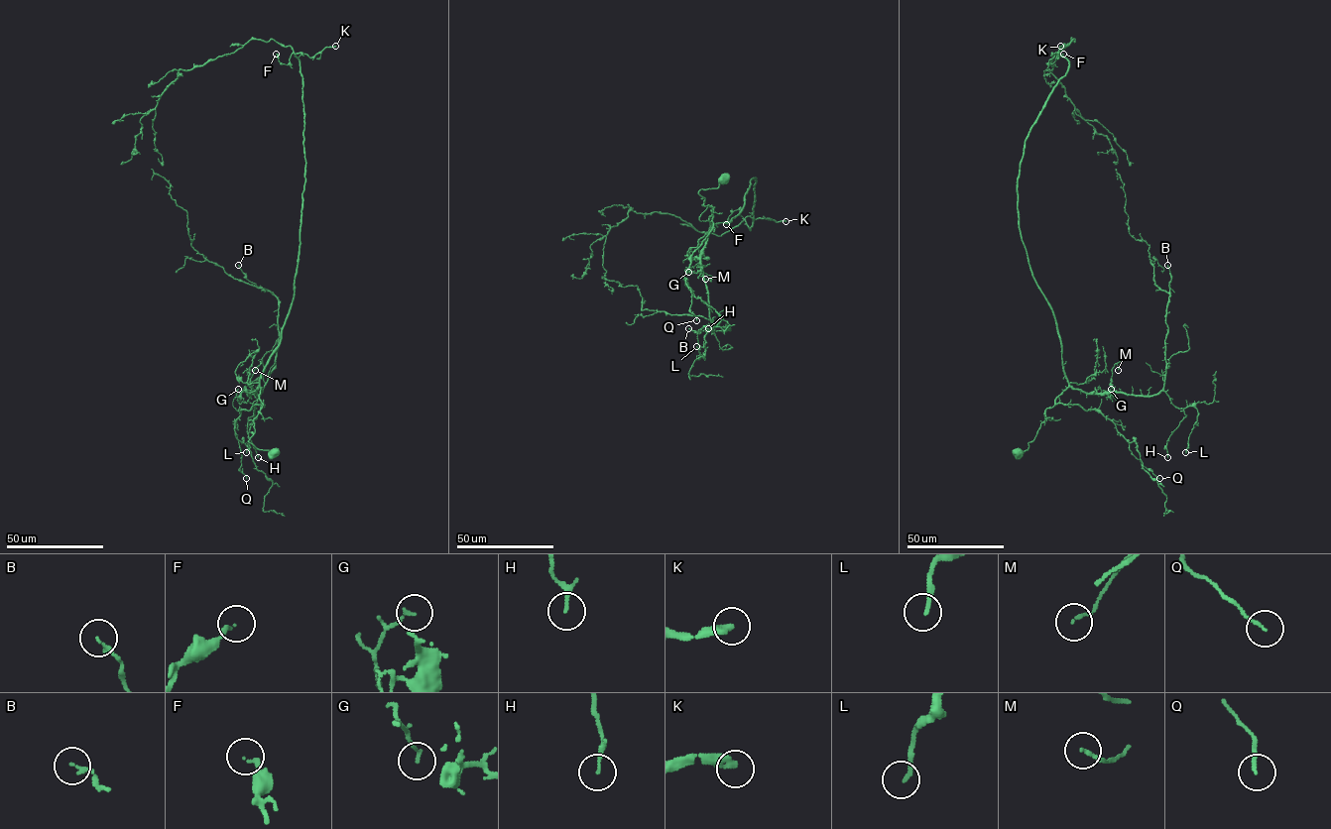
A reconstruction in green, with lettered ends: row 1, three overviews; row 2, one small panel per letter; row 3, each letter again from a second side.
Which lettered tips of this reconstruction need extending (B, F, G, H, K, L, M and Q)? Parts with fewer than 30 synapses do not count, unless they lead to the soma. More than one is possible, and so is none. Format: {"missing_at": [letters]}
{"missing_at": ["K"]}

